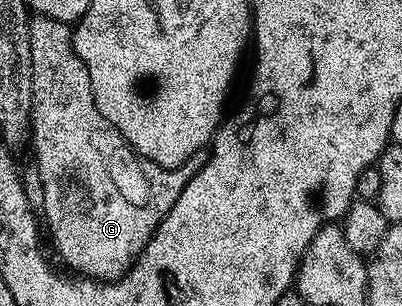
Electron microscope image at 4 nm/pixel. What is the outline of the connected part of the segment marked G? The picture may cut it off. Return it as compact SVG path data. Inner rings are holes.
M51 17L30 18L30 42L32 43L32 149L40 169L40 188L44 191L44 223L50 227L58 253L71 265L75 274L95 281L117 281L125 277L134 266L147 243L154 238L156 227L168 215L176 203L180 191L184 191L192 175L202 168L204 161L195 155L179 169L161 169L155 161L143 162L142 158L125 143L116 142L112 123L100 115L94 102L92 83L88 79L88 67L76 55L72 29L65 21Z

